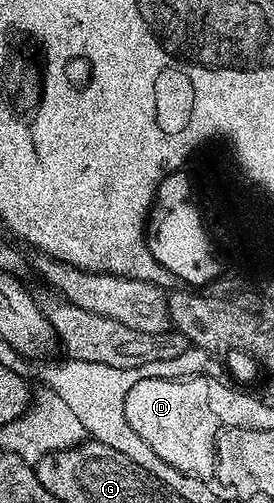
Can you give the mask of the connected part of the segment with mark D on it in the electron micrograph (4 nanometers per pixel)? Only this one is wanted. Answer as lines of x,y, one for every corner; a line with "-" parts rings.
206,374
181,380
144,378
136,382
132,390
128,390
128,398
124,398
124,418
128,418
128,426
132,426
132,430
144,438
144,442
148,442
156,458
164,458
168,466
195,476
198,472
210,471
210,440
214,440
214,416
210,416
210,400
214,400
214,388
206,384

